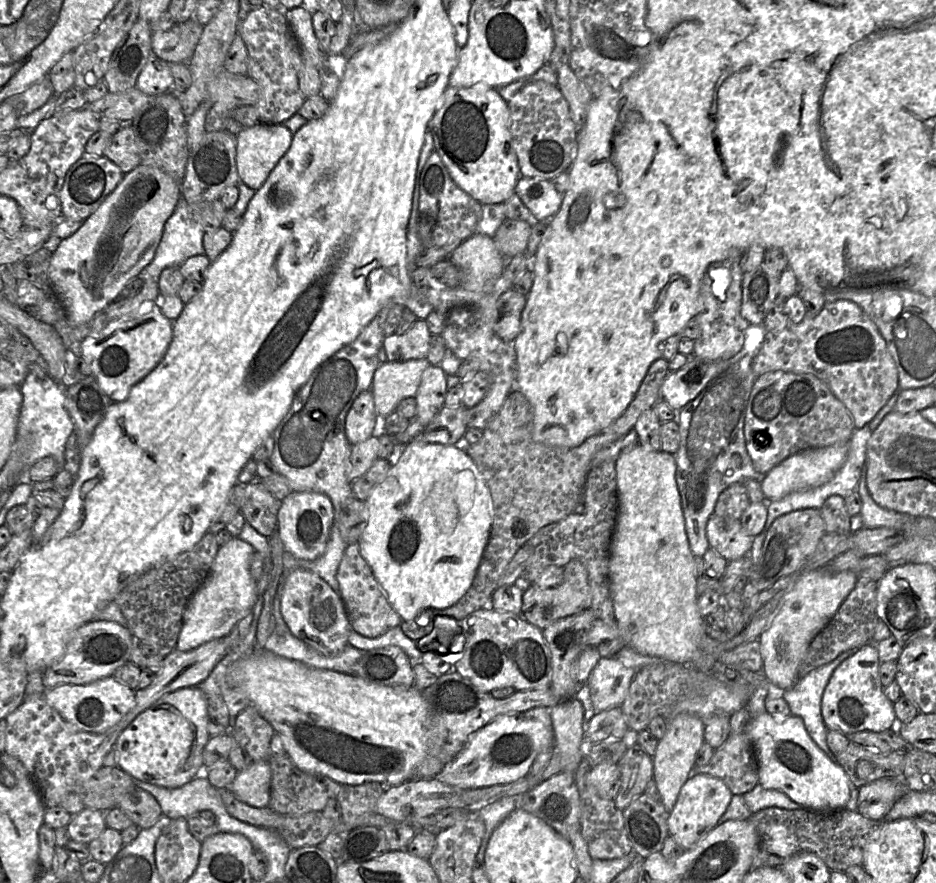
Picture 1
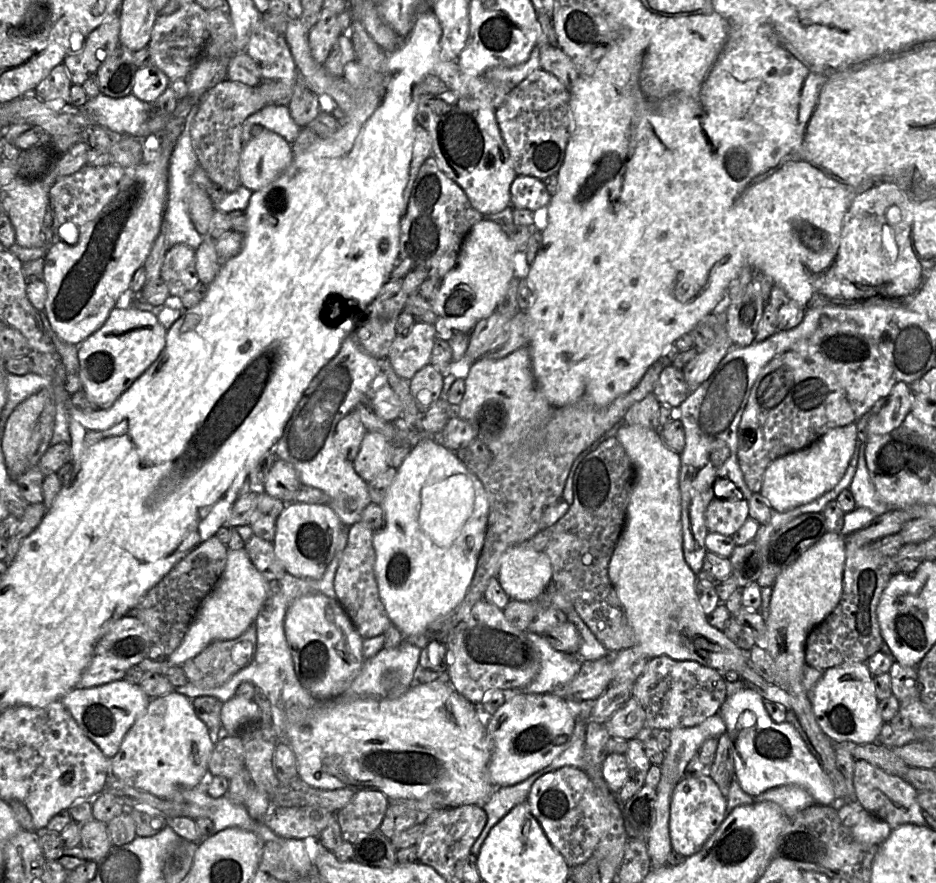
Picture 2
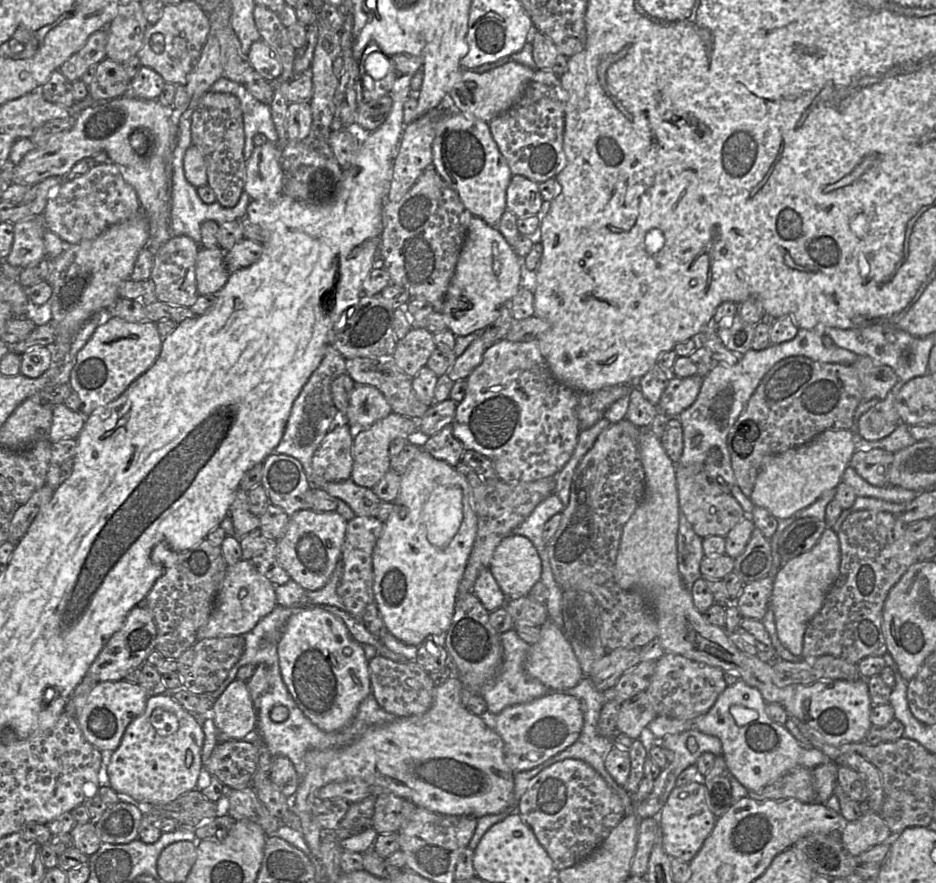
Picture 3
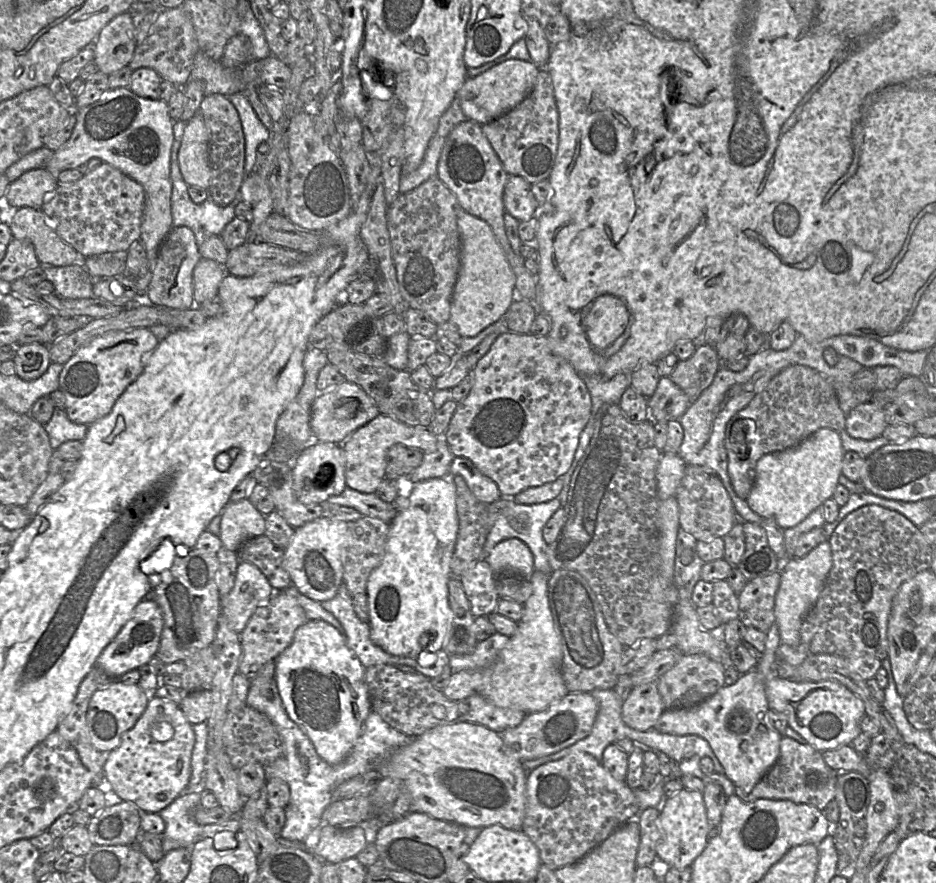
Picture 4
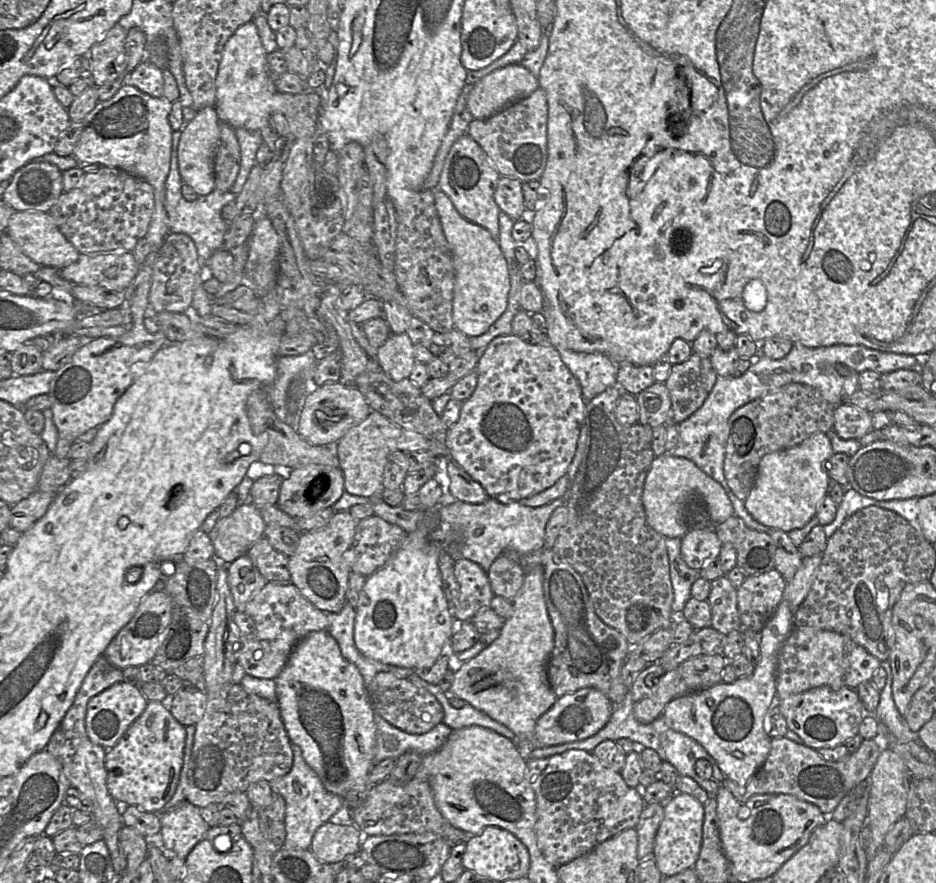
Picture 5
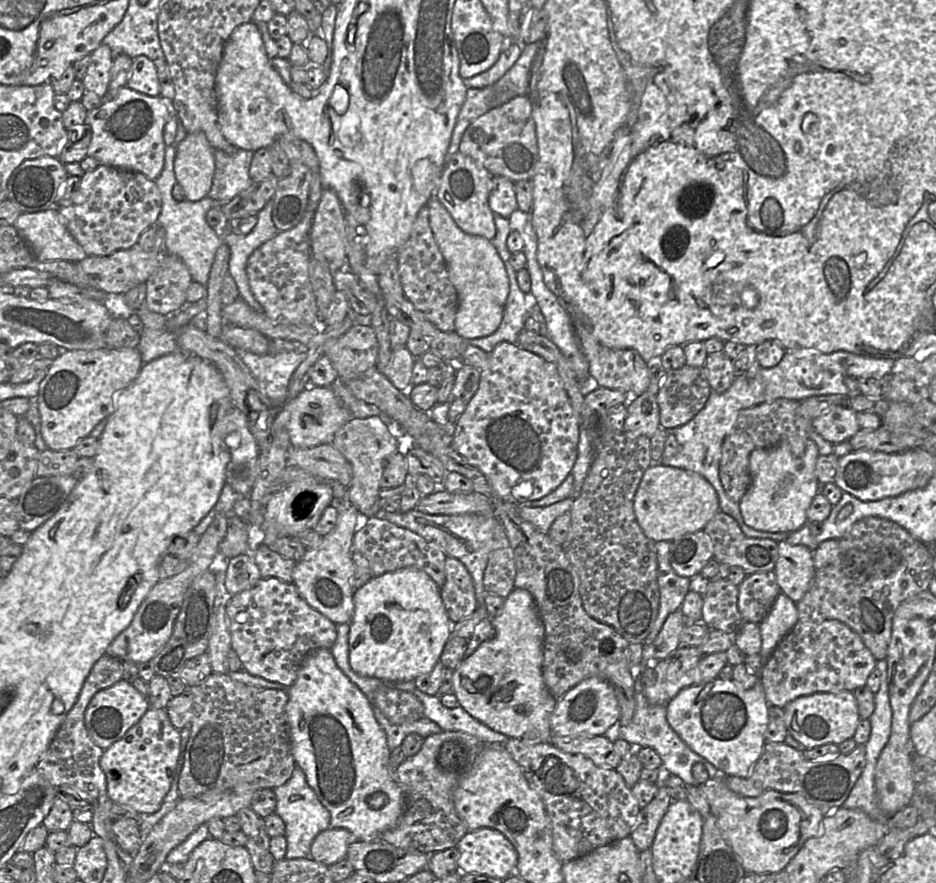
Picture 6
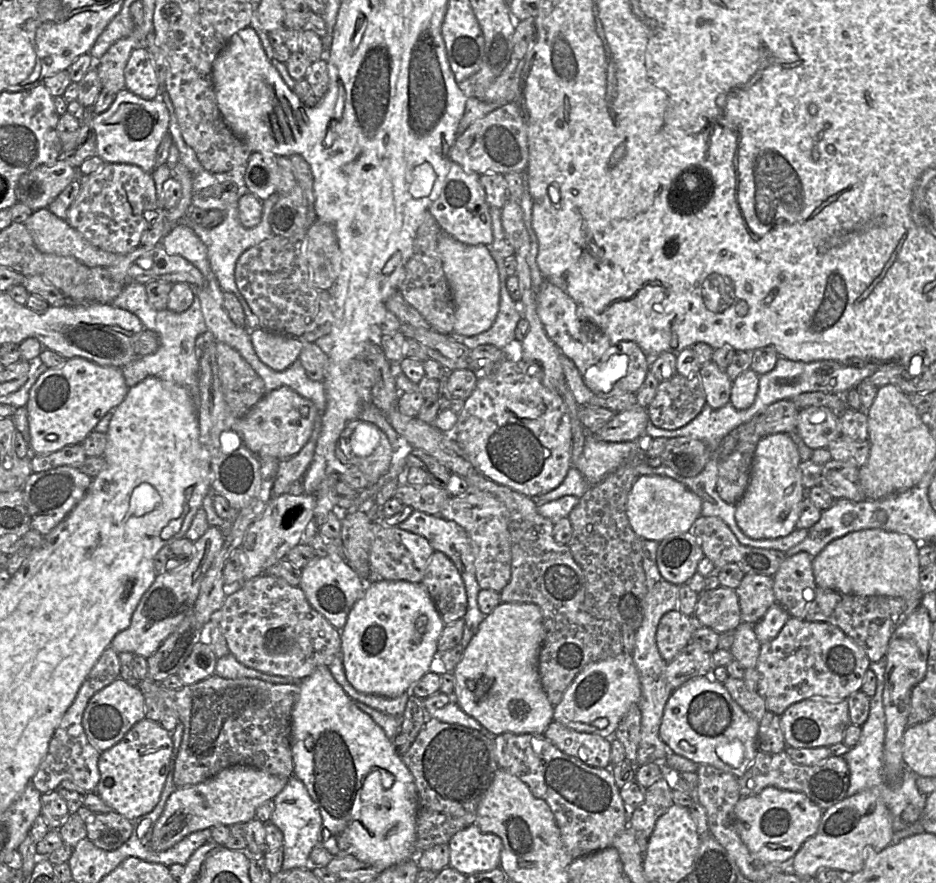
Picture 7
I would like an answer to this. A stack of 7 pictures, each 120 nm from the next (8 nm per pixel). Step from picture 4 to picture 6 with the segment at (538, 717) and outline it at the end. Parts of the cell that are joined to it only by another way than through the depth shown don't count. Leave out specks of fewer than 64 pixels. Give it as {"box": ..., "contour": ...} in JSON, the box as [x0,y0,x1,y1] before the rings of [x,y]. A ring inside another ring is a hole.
{"box":[550,677,620,736],"contour":[[[589,677],[568,690],[556,703],[550,717],[552,734],[558,736],[602,736],[611,727],[617,727],[620,707],[614,688],[599,677]]]}

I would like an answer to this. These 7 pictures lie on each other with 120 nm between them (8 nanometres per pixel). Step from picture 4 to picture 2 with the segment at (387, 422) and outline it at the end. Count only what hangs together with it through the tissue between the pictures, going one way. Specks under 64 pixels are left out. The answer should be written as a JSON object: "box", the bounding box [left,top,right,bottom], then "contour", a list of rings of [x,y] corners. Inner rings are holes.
{"box":[353,431,391,481],"contour":[[[367,431],[353,461],[355,472],[363,481],[372,481],[390,466],[390,447],[391,443],[384,435]]]}

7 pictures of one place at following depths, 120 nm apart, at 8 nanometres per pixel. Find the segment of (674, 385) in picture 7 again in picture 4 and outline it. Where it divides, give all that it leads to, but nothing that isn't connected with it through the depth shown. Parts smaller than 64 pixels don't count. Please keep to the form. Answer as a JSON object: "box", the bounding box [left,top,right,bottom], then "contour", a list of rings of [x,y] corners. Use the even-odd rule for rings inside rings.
{"box":[669,342,719,403],"contour":[[[699,342],[692,356],[678,361],[669,377],[692,403],[711,384],[719,368],[715,348]]]}

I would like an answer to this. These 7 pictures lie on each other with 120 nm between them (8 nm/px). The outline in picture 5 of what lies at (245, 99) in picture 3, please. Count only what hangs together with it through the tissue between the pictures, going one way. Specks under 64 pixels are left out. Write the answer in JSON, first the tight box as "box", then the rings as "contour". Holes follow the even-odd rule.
{"box":[229,128,264,195],"contour":[[[237,128],[235,133],[240,146],[241,162],[237,178],[229,192],[238,195],[247,181],[250,171],[256,164],[257,150],[264,142],[261,131]]]}

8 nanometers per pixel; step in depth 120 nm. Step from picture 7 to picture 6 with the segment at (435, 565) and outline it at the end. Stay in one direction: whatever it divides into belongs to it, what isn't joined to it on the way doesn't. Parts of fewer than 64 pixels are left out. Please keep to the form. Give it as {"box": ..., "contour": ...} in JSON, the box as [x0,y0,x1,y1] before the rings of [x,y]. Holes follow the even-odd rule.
{"box":[440,556,477,623],"contour":[[[447,556],[446,580],[440,587],[441,597],[452,623],[457,623],[474,613],[477,599],[473,579],[466,566],[458,559]]]}

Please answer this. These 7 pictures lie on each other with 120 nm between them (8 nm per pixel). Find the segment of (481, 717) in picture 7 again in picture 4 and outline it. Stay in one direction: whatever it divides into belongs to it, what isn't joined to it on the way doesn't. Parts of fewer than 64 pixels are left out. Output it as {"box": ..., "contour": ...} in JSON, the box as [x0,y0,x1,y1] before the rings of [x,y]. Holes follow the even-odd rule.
{"box":[442,570,569,714],"contour":[[[535,570],[529,577],[532,594],[523,604],[523,615],[518,623],[516,633],[510,637],[508,644],[500,652],[498,659],[488,668],[479,670],[462,670],[453,673],[442,693],[452,701],[466,700],[473,694],[488,699],[501,708],[516,709],[526,714],[546,710],[551,704],[566,696],[569,692],[562,677],[563,652],[561,640],[556,631],[548,599],[549,575]]]}

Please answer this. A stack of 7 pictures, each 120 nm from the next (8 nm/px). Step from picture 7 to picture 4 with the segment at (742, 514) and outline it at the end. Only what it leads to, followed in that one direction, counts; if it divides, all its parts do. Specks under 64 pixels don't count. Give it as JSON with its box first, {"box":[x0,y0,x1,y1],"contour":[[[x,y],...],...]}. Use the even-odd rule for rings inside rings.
{"box":[748,428,845,529],"contour":[[[821,428],[794,447],[763,455],[757,462],[748,506],[762,518],[773,519],[782,529],[802,522],[813,510],[831,499],[842,474],[845,454],[838,432]]]}

